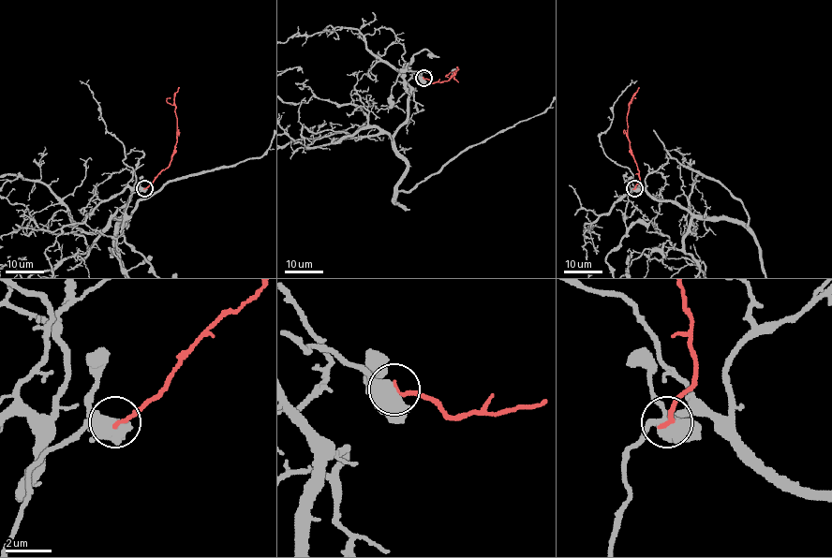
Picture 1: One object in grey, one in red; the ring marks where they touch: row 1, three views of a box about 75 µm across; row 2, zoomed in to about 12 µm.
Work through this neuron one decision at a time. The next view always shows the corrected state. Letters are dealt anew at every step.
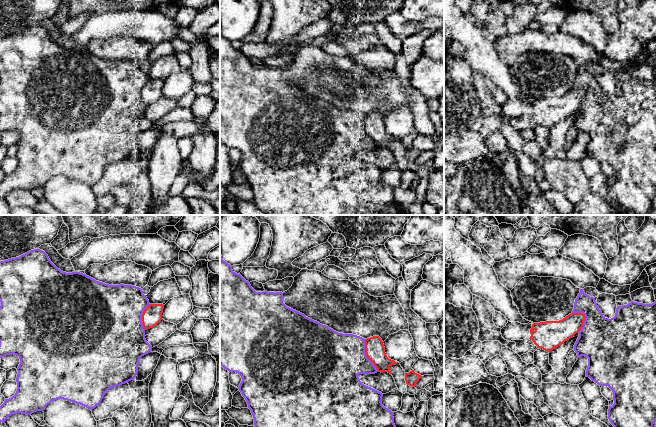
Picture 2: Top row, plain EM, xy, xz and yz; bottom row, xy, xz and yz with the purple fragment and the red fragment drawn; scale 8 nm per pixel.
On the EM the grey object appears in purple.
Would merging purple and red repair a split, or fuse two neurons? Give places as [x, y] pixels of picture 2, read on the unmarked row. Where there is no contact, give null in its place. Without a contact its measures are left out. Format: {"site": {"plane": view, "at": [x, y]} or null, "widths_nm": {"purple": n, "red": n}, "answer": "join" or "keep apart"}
{"site": {"plane": "xz", "at": [365, 131]}, "widths_nm": {"purple": 440, "red": 160}, "answer": "keep apart"}

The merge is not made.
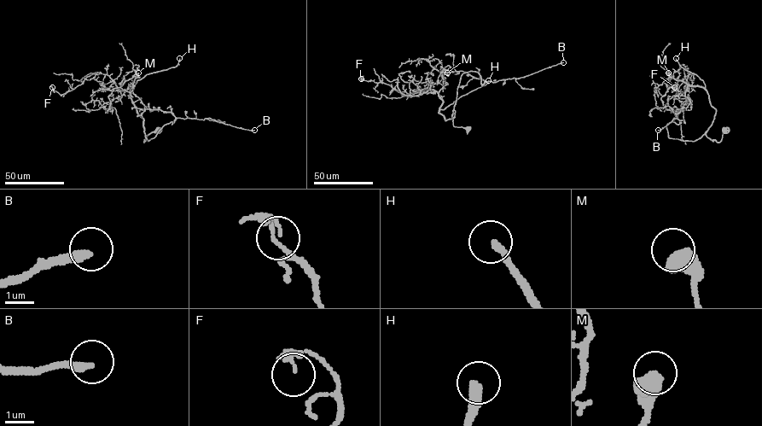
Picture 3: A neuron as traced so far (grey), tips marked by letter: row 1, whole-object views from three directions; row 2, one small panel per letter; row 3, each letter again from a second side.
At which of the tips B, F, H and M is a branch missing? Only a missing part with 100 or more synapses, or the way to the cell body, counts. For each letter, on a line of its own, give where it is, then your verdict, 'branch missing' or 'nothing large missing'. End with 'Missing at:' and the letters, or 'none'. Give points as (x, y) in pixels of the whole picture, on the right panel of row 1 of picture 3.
B: (658, 130) | branch missing
F: (674, 87) | nothing large missing
H: (676, 58) | nothing large missing
M: (668, 72) | nothing large missing
Missing at: B

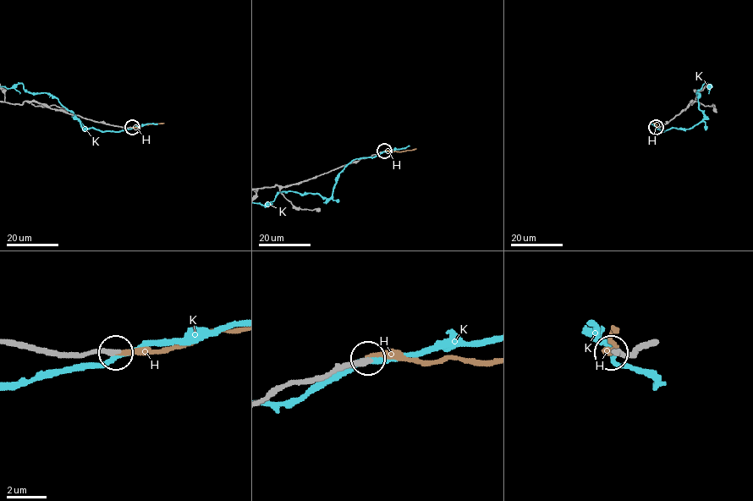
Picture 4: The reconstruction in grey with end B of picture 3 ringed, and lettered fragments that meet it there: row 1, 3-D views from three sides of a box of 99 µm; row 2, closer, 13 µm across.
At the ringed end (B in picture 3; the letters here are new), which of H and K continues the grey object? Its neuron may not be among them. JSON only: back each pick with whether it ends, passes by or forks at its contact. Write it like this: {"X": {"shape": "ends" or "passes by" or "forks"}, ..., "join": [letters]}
{"H": {"shape": "ends"}, "join": ["H"]}

